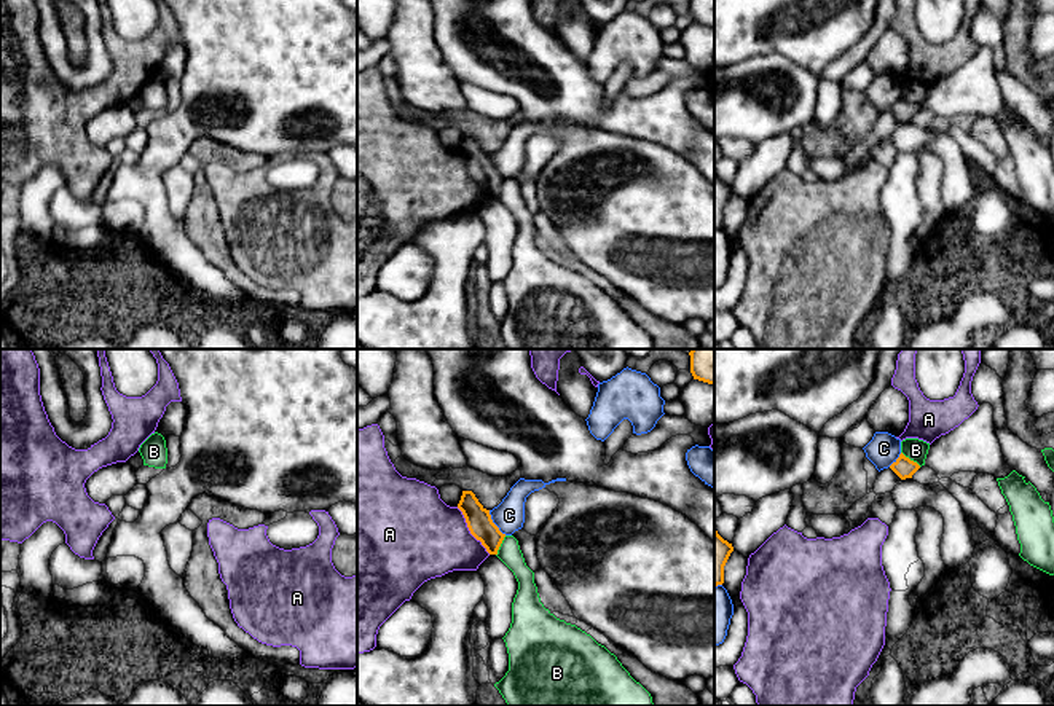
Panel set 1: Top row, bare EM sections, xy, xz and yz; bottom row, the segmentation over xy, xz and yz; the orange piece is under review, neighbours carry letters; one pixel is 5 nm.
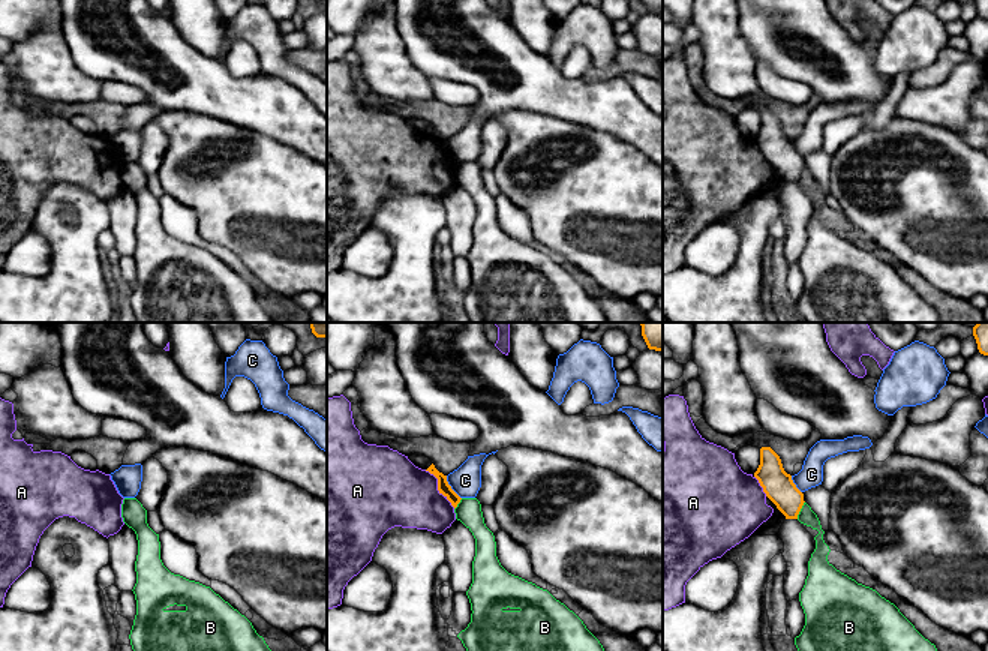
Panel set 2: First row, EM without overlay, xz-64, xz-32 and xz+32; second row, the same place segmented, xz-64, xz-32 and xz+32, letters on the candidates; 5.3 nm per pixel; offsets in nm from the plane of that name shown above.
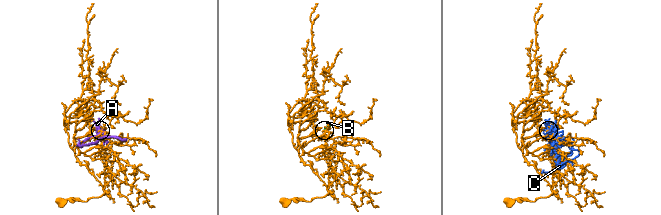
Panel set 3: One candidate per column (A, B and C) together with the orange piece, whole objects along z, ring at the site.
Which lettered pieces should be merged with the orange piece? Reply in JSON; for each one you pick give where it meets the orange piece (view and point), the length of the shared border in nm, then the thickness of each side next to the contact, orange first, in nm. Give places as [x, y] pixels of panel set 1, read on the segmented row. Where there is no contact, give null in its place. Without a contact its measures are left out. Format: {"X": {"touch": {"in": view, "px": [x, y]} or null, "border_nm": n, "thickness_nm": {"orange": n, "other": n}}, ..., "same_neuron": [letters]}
{"same_neuron": []}

